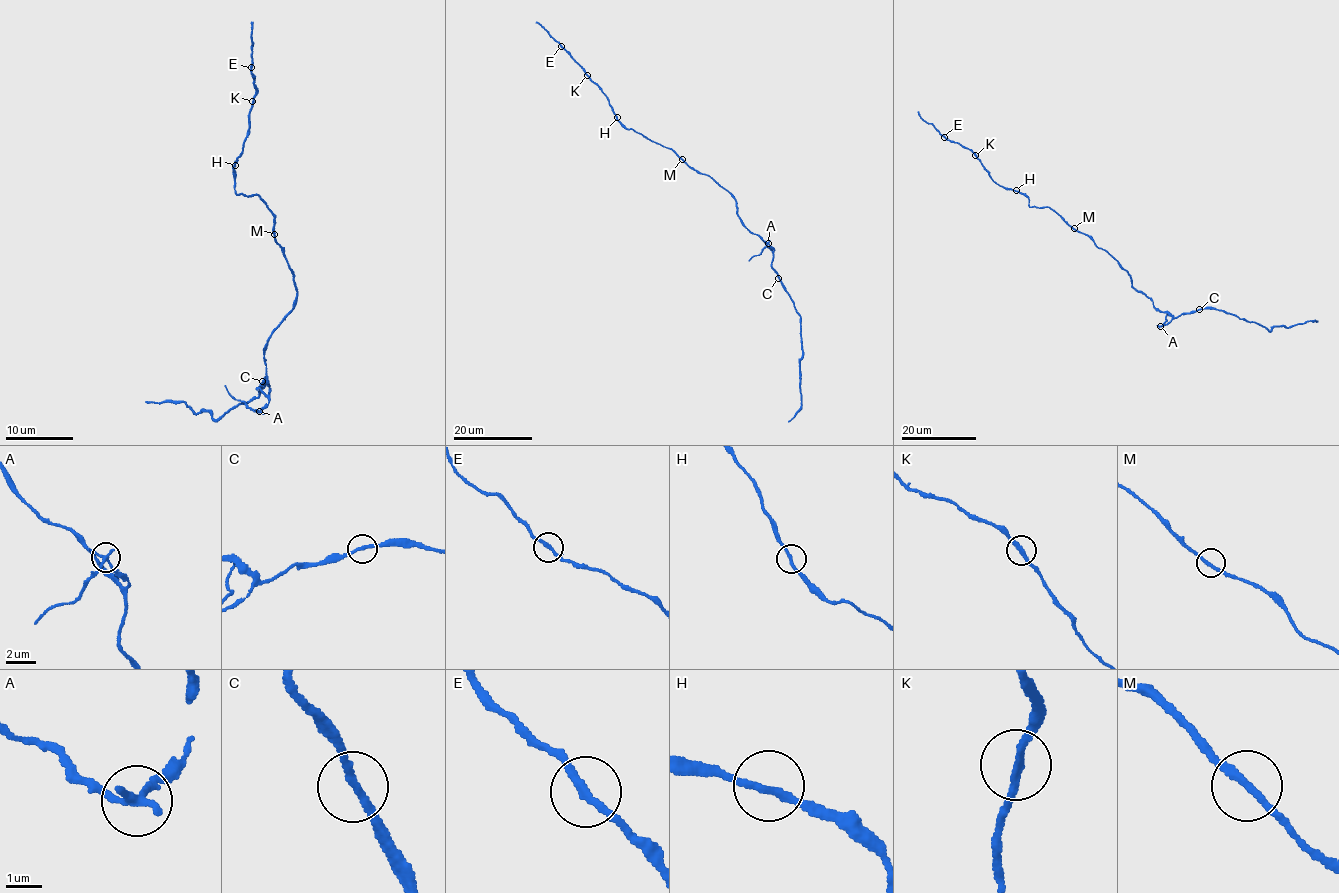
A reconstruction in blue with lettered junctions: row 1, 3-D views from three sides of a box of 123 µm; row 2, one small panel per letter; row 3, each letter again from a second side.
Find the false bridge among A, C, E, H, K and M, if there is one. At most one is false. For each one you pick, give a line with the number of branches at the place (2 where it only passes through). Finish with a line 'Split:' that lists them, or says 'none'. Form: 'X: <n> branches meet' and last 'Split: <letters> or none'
A: 2 branches meet
Split: A

